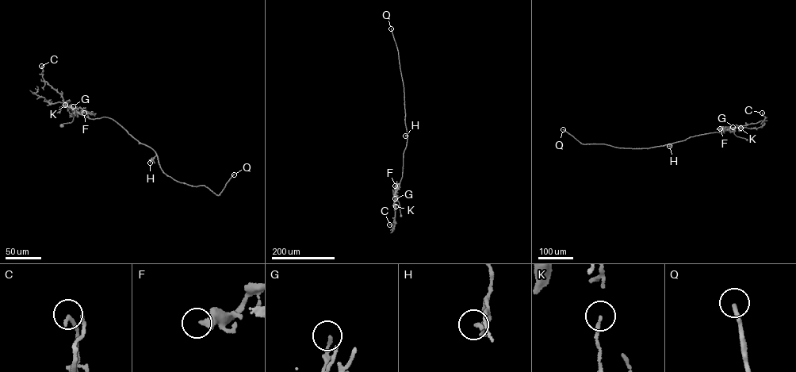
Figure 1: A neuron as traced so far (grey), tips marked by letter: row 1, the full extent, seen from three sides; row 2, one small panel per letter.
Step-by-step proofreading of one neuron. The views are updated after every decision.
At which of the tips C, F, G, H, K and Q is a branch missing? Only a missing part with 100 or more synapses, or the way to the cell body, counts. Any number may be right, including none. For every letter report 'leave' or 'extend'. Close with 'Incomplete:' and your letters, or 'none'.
C: leave
F: leave
G: leave
H: leave
K: leave
Q: extend
Incomplete: Q

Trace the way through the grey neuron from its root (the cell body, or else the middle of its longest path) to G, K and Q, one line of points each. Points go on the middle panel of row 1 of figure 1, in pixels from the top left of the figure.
G: (401, 216), (399, 202), (394, 201), (395, 198)
K: (401, 216), (397, 200), (394, 201), (396, 206)
Q: (401, 216), (399, 202), (394, 201), (394, 195), (402, 176), (407, 136), (403, 86), (391, 28)

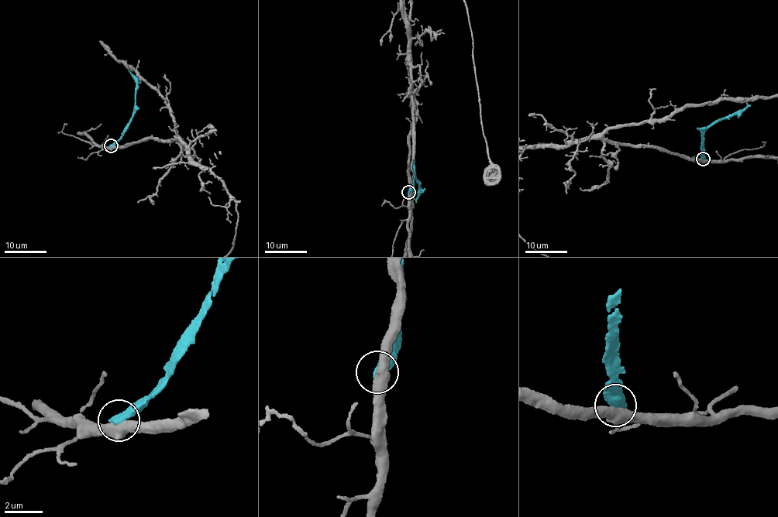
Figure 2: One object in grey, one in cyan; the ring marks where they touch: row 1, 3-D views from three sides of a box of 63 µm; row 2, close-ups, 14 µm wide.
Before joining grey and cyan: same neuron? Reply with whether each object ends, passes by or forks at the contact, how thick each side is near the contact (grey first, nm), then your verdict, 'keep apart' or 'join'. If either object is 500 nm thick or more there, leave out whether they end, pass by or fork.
550 nm thick on the grey side, 480 nm on the other; keep apart

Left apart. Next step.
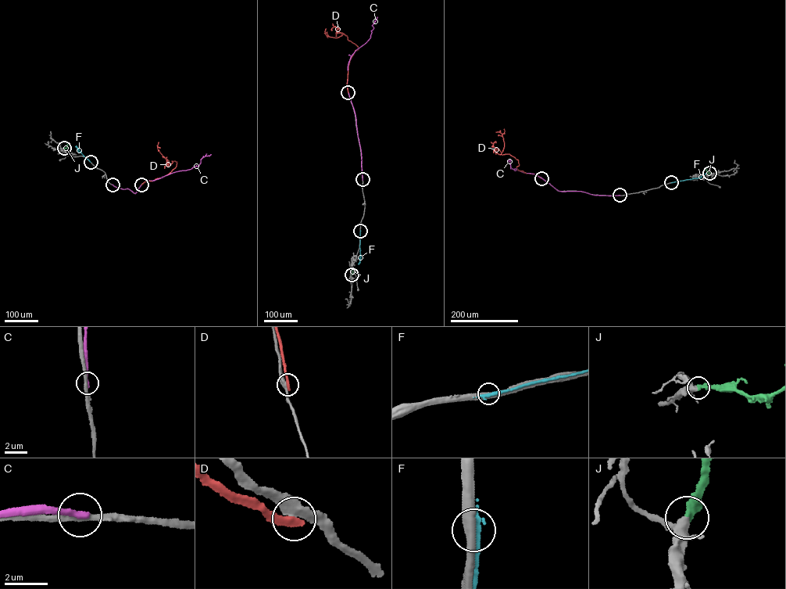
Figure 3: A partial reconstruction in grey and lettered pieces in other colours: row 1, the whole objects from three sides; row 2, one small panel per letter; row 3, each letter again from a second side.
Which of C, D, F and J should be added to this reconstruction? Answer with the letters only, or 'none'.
J

